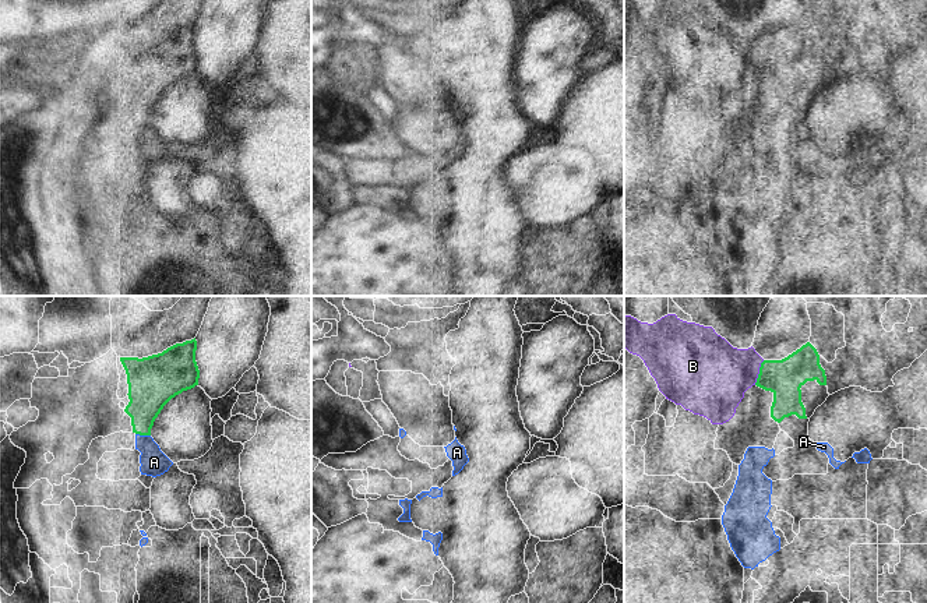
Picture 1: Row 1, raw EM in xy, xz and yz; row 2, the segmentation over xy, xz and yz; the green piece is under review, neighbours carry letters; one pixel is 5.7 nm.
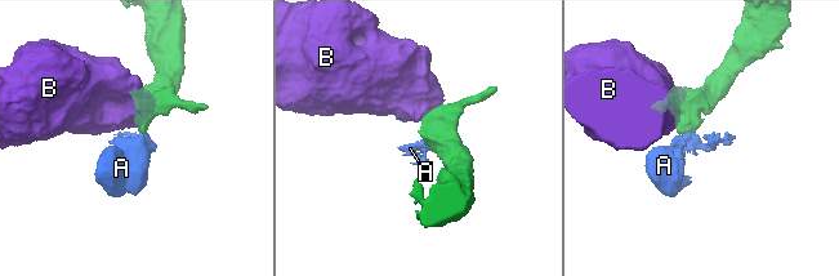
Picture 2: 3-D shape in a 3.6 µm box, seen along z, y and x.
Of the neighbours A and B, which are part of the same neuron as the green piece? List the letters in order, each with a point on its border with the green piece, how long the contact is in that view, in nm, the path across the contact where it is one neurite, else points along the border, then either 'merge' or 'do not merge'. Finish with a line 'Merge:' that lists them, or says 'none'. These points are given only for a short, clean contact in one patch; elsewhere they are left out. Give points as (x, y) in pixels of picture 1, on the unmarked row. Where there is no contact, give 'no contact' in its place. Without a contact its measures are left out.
A: xy (143, 122) | 90 nm | across xy (148, 80), (143, 95), (143, 122), (154, 150) | merge
B: yz (760, 60) | 160 nm | along yz (764, 48), (754, 71) | do not merge
Merge: A

